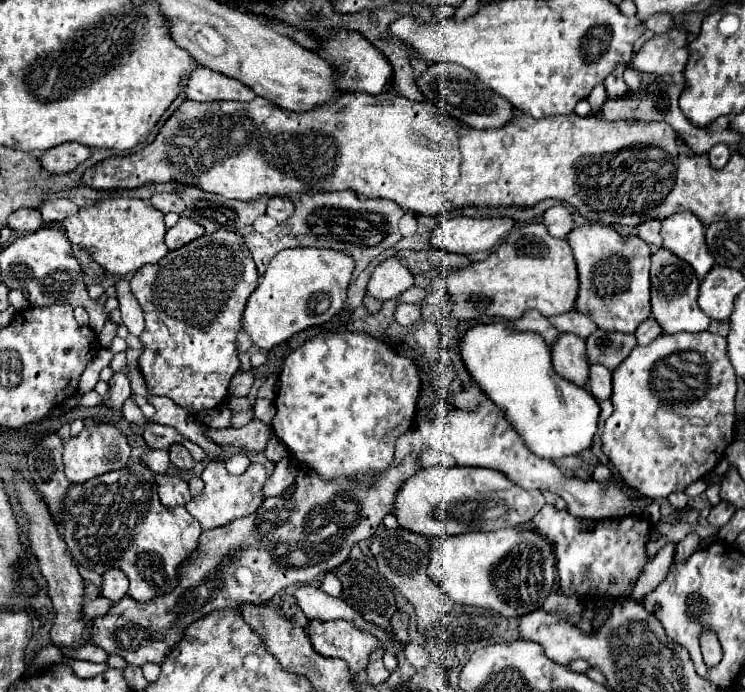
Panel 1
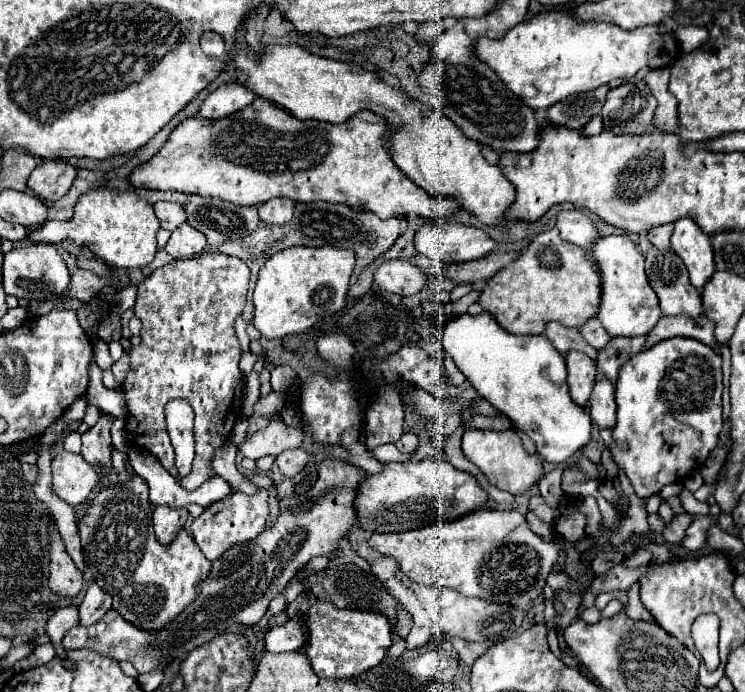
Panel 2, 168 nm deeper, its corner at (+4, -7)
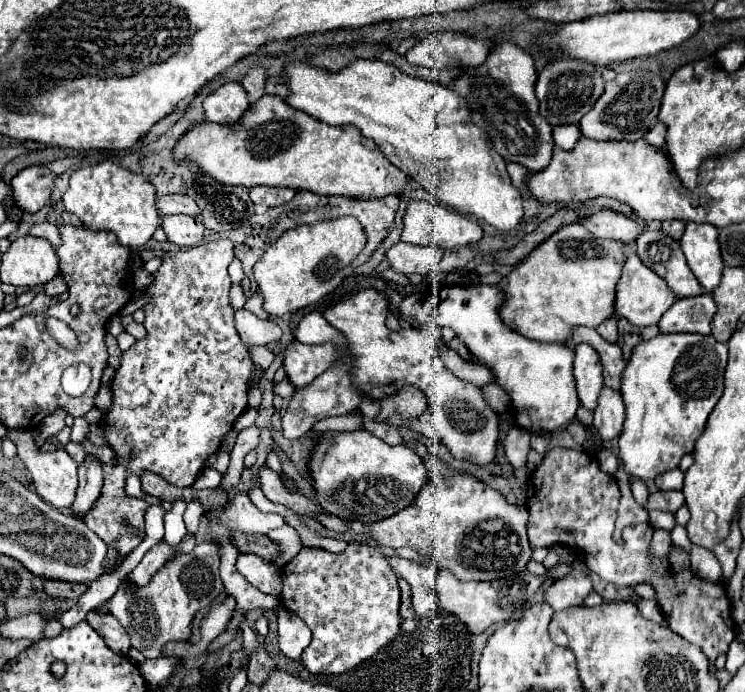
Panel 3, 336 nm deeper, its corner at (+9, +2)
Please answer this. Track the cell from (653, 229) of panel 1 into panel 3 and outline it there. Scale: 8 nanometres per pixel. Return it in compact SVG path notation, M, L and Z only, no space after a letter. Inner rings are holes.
M663 221L663 227L661 229L665 233L669 233L675 241L679 241L681 235L683 235L683 231L685 231L685 223L681 223L681 221Z

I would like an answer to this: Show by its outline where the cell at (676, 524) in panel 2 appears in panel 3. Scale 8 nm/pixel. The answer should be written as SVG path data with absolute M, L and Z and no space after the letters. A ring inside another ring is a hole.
M655 491L655 493L649 493L645 509L647 511L661 509L661 511L675 513L683 503L685 503L685 497L681 491Z

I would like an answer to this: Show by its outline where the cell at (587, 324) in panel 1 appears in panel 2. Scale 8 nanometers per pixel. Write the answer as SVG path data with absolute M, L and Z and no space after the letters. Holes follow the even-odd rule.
M590 318L588 322L584 322L584 324L578 328L578 332L580 332L582 338L584 338L592 348L596 348L596 350L604 348L604 344L608 344L608 340L610 340L610 336L606 334L606 330L600 326L600 322L598 322L596 318Z

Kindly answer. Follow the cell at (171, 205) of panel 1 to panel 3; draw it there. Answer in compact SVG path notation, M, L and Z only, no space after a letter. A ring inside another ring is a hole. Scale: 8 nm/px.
M163 195L163 197L157 199L157 209L163 217L165 215L175 215L175 213L197 217L201 213L199 205L187 195Z

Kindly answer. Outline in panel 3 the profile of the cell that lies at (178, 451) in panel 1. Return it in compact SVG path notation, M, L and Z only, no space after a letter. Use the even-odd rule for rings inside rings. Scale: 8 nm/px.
M217 239L187 251L163 255L163 265L155 273L155 283L147 289L153 295L153 301L145 305L143 325L147 337L135 341L135 345L123 353L121 365L115 371L111 383L113 403L99 427L107 445L115 453L117 465L103 463L103 489L91 511L85 515L85 523L107 545L115 545L121 555L129 555L145 539L145 511L149 509L149 503L125 493L127 473L131 471L141 477L143 471L151 471L175 487L191 487L207 457L221 447L223 437L247 407L247 383L253 371L253 361L245 343L237 335L233 323L235 311L229 305L231 279L227 267L233 259L235 255L229 239Z

